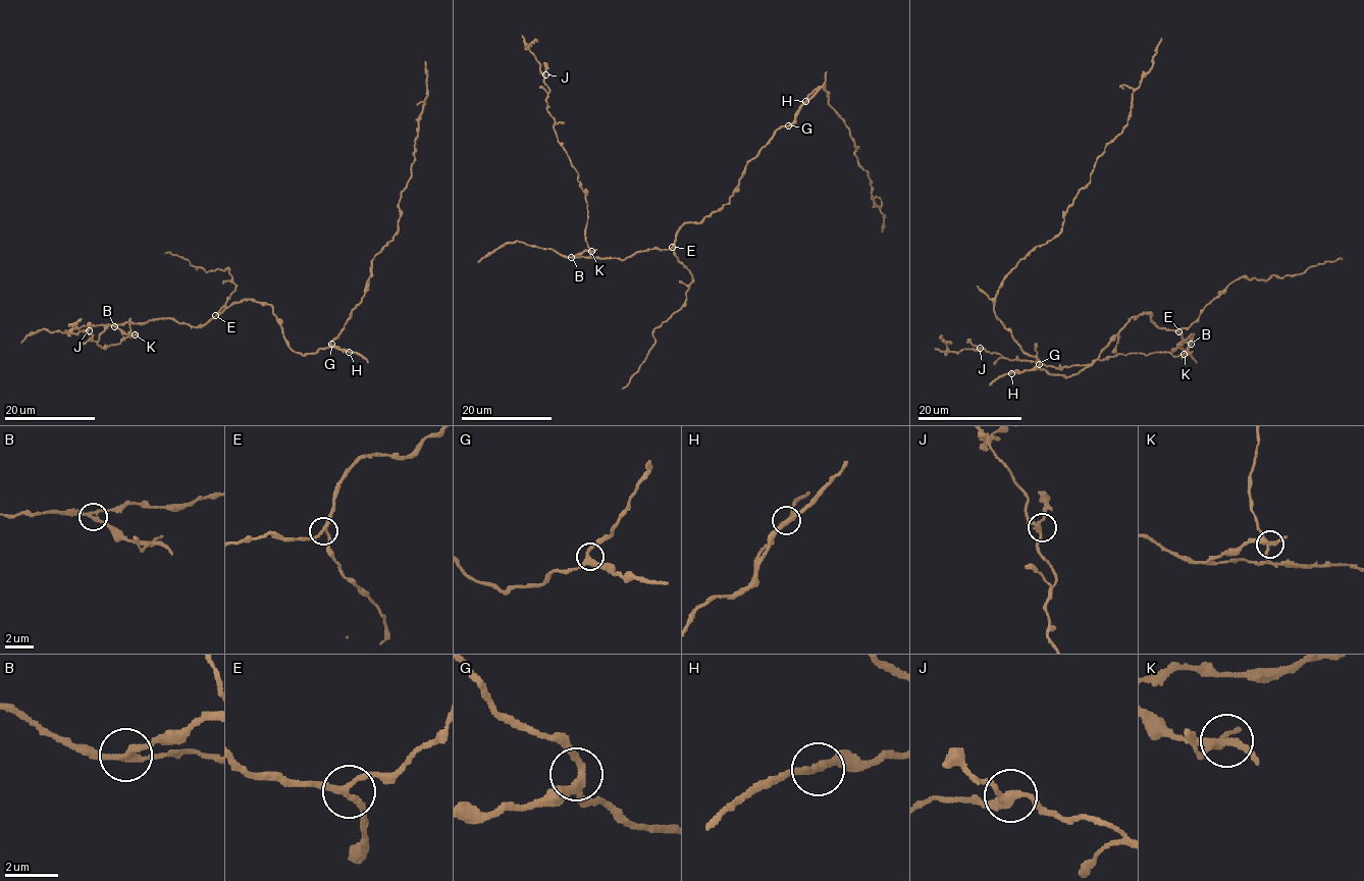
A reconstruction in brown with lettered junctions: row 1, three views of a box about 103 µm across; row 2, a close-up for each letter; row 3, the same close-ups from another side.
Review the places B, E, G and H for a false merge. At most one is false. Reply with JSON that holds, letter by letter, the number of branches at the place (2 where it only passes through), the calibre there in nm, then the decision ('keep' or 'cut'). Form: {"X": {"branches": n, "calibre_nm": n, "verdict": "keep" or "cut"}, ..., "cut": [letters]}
{"B": {"branches": 3, "calibre_nm": 220, "verdict": "cut"}, "E": {"branches": 3, "calibre_nm": 200, "verdict": "keep"}, "G": {"branches": 3, "calibre_nm": 280, "verdict": "keep"}, "H": {"branches": 2, "calibre_nm": 280, "verdict": "keep"}, "cut": ["B"]}

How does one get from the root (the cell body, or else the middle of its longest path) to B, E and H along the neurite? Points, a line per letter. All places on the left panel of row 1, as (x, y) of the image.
B: (276, 317), (270, 305), (244, 300), (234, 302), (197, 326), (179, 323), (171, 317), (114, 326)
E: (276, 317), (270, 305), (250, 300), (234, 302), (215, 315)
H: (276, 317), (284, 341), (295, 352), (305, 355), (330, 346), (349, 352)

